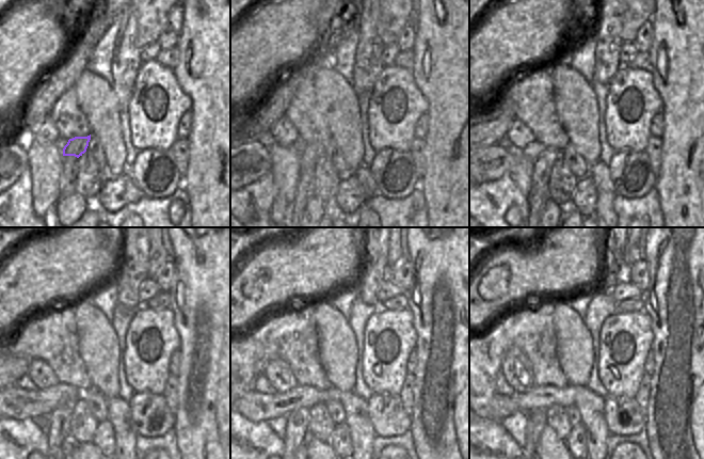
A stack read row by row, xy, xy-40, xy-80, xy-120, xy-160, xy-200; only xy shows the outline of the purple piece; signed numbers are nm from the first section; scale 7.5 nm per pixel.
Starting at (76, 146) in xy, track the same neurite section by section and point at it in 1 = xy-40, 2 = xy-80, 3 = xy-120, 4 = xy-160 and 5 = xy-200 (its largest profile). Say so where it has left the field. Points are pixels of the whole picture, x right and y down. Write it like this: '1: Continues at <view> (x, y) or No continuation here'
1: Continues at xy-40 (312, 152)
2: Continues at xy-80 (543, 164)
3: Continues at xy-120 (59, 440)
4: Continues at xy-160 (297, 432)
5: Continues at xy-200 (537, 420)

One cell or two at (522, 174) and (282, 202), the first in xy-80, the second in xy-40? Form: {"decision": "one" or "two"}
{"decision": "one"}

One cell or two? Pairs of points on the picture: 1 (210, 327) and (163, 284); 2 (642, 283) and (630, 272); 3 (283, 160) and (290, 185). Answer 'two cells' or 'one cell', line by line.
1: two cells
2: one cell
3: one cell

